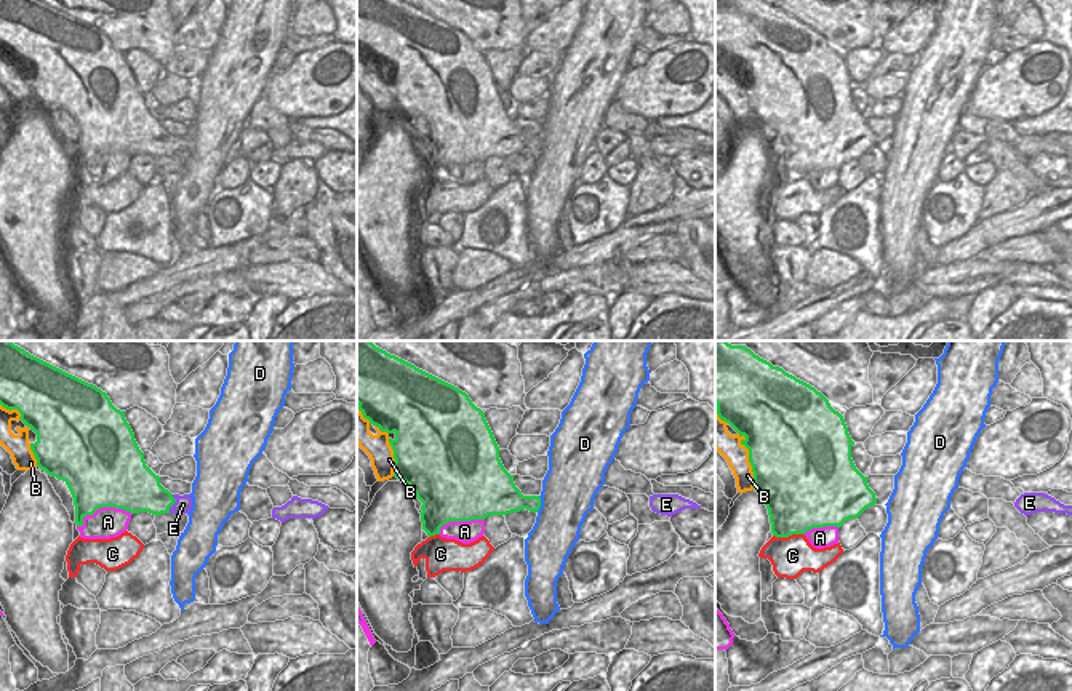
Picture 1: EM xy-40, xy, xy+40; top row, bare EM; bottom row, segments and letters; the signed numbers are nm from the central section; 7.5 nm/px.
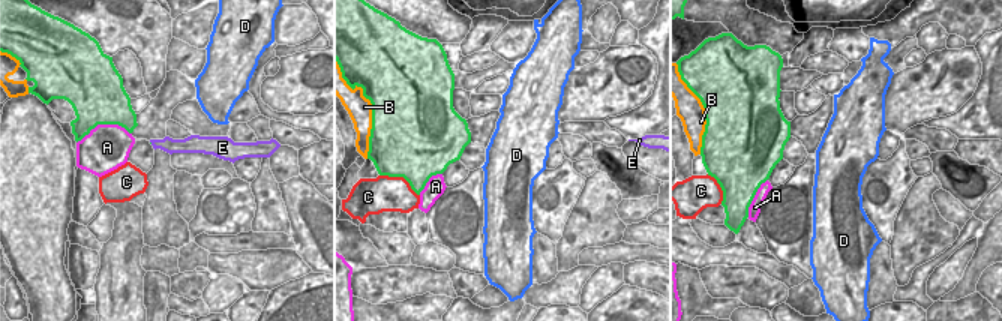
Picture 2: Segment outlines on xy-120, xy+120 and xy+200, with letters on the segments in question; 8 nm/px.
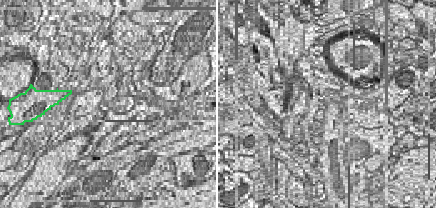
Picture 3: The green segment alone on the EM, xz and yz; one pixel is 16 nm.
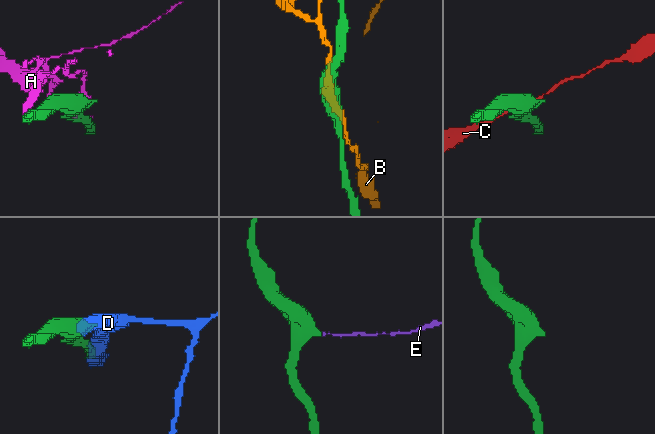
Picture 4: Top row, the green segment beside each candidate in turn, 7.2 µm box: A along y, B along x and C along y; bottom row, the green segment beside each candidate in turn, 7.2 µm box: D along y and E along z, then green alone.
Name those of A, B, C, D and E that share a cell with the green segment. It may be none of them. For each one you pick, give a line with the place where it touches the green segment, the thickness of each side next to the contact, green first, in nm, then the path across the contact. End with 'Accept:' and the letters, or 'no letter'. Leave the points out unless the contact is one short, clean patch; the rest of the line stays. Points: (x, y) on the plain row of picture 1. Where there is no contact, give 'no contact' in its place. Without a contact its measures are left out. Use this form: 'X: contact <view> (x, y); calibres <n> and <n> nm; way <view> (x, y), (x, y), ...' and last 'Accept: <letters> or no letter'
E: contact xy-40 (172, 146); calibres 320 and 130 nm; way xy-40 (141, 133), (157, 143), (172, 146), (183, 146)
Accept: E

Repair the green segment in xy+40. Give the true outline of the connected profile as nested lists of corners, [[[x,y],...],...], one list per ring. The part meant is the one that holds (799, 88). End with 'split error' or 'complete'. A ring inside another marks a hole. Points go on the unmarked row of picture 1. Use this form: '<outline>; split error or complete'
[[[715,0],[715,46],[718,59],[746,78],[741,86],[749,91],[754,131],[765,142],[773,178],[840,170],[877,146],[851,101],[854,83],[843,58],[810,26],[763,0]]]; complete

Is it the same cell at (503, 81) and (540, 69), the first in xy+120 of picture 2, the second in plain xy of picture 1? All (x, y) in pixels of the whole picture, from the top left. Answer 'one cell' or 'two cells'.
two cells

